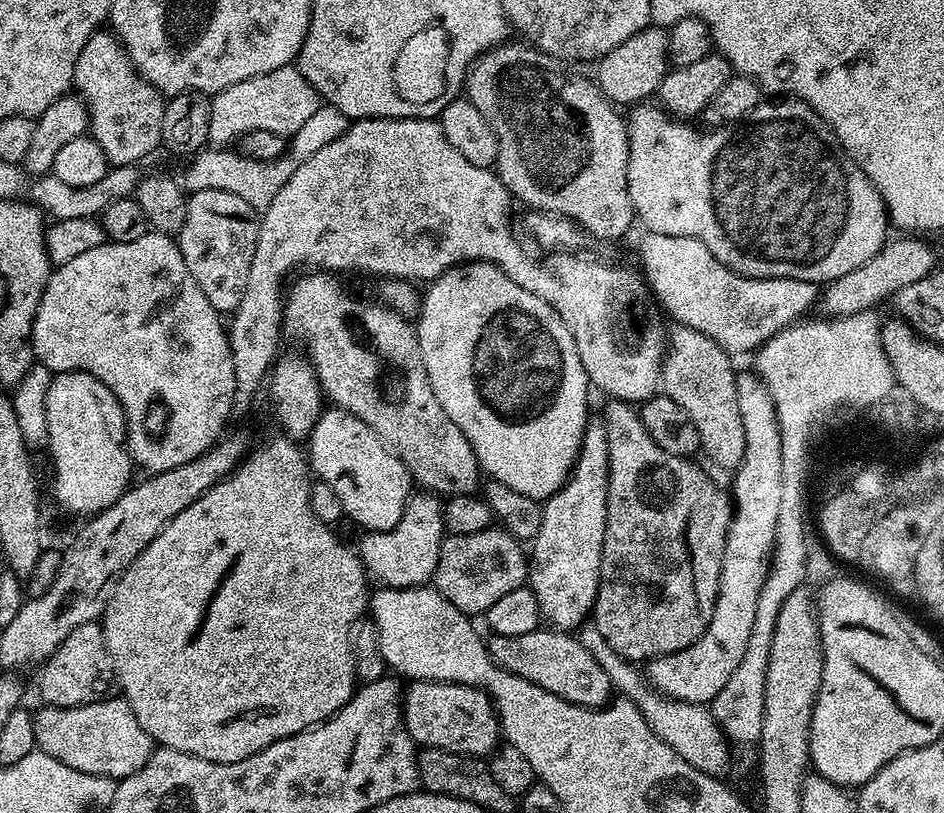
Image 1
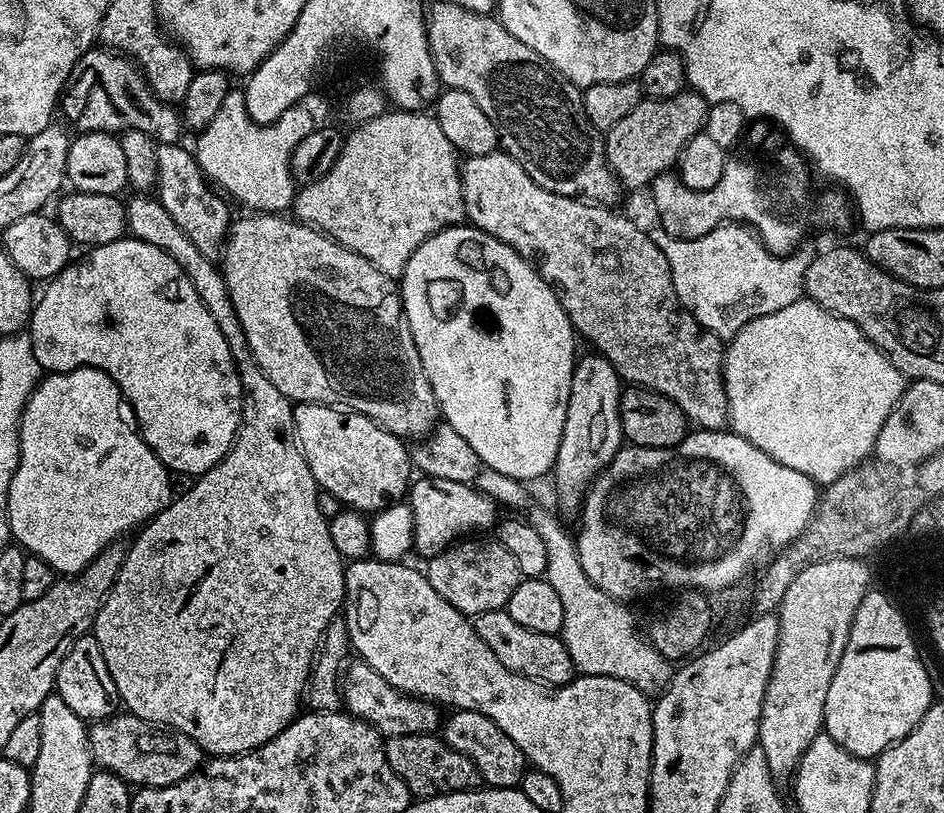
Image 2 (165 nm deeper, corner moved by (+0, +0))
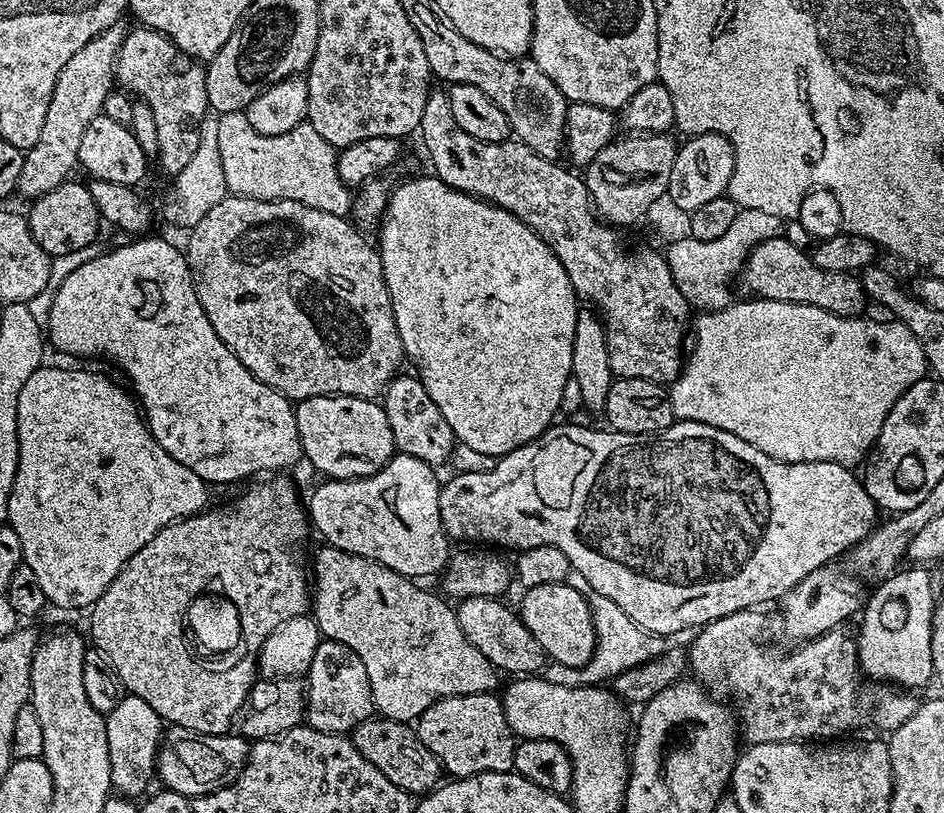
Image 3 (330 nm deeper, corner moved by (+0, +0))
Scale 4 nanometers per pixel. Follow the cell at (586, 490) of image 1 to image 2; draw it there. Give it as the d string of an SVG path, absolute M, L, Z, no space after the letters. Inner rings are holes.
M599 354L581 355L576 361L570 382L570 402L566 406L566 426L562 426L562 442L558 446L554 477L560 500L575 509L584 499L588 485L615 458L622 447L620 430L620 394L622 378L616 367Z

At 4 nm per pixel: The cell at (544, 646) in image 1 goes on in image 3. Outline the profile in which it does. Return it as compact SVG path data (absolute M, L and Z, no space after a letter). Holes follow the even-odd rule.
M491 596L490 598L466 598L455 605L458 626L474 646L474 650L482 650L485 658L491 662L493 669L501 673L513 672L516 678L524 678L529 674L536 674L545 667L546 657L542 646L538 646L534 634L526 630L526 626L520 620L519 611L510 609L504 605L503 599Z

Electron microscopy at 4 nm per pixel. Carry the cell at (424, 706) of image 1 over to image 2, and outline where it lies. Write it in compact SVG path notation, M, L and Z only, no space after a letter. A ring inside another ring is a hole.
M353 659L347 665L346 675L342 681L342 704L348 715L357 716L359 720L377 728L380 735L392 736L420 733L435 733L441 727L441 709L431 700L422 700L418 696L406 696L399 692L382 674L378 674L365 660Z

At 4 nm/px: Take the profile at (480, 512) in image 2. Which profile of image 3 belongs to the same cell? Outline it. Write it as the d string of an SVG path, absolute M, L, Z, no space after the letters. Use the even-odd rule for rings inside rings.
M676 420L666 430L651 434L626 434L605 430L603 427L587 428L584 424L560 423L553 423L537 440L526 442L526 446L518 446L518 450L510 450L510 454L499 457L490 470L481 473L456 472L453 480L445 479L440 490L440 518L444 533L453 541L479 542L500 550L558 546L558 550L566 554L573 572L582 574L582 578L586 578L586 582L590 582L590 586L598 590L598 594L610 598L610 602L617 604L621 610L626 610L626 614L630 614L630 618L634 618L638 626L665 638L671 638L675 632L684 632L687 628L695 629L718 618L726 618L726 614L734 614L744 608L764 606L760 604L767 600L779 601L814 570L824 568L827 560L832 560L835 556L843 557L846 551L866 538L878 524L876 503L864 488L861 477L845 464L788 464L785 460L770 458L770 454L762 454L758 446L750 446L750 442L742 442L742 438L726 430L718 430L718 426L689 420Z

